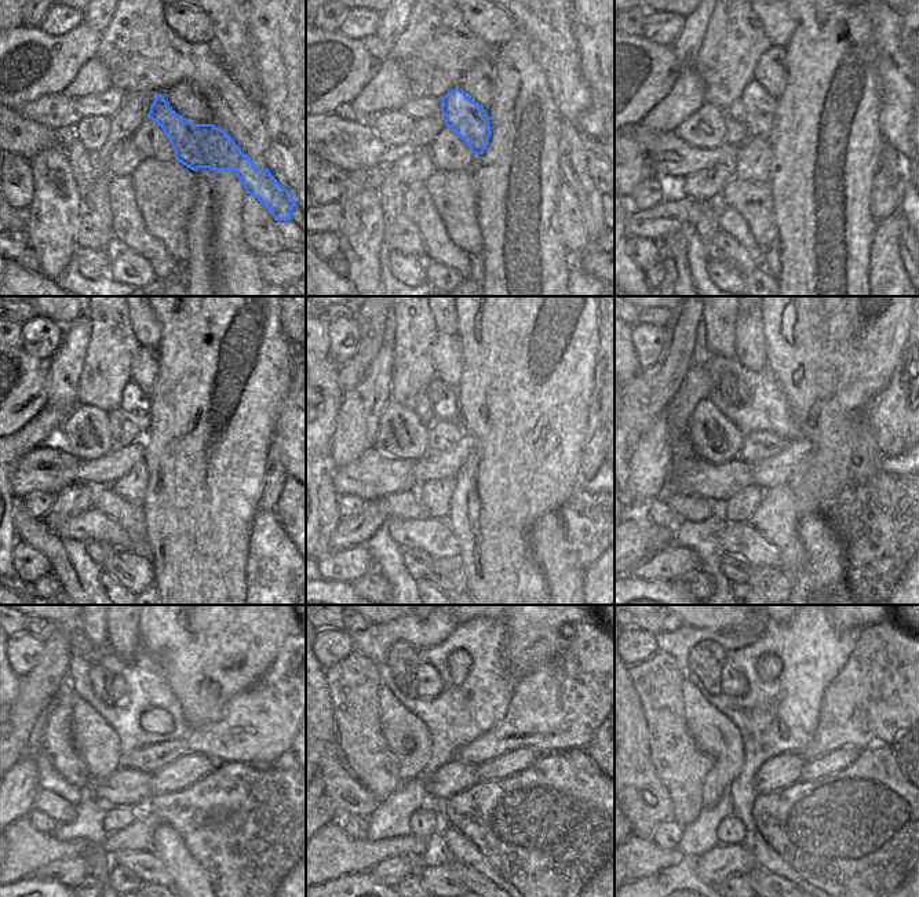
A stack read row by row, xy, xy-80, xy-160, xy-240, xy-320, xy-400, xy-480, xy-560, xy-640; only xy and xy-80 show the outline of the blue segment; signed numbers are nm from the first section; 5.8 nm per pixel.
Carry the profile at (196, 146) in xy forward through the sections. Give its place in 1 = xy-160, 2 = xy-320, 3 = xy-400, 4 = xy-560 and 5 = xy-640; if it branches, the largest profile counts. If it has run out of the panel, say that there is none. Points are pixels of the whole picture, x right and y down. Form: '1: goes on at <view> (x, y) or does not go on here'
1: goes on at xy-160 (759, 106)
2: goes on at xy-320 (444, 401)
3: goes on at xy-400 (743, 390)
4: goes on at xy-560 (429, 685)
5: goes on at xy-640 (733, 684)

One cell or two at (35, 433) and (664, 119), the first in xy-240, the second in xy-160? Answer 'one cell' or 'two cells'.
one cell

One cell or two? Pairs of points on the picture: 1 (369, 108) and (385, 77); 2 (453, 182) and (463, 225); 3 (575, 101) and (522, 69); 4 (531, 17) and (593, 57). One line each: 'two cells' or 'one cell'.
1: one cell
2: one cell
3: two cells
4: two cells

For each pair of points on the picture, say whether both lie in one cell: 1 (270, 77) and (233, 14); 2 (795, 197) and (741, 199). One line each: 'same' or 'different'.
1: different
2: different

